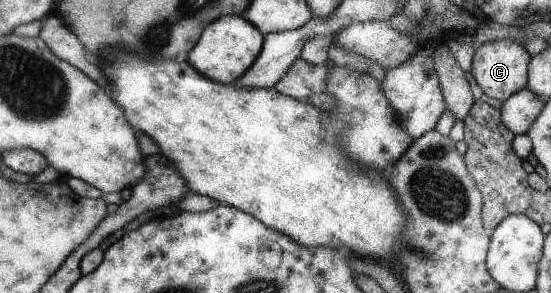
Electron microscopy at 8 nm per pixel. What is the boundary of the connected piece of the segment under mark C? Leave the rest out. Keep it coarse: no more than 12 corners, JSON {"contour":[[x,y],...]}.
{"contour":[[522,43],[478,45],[470,73],[482,92],[506,101],[527,85]]}

